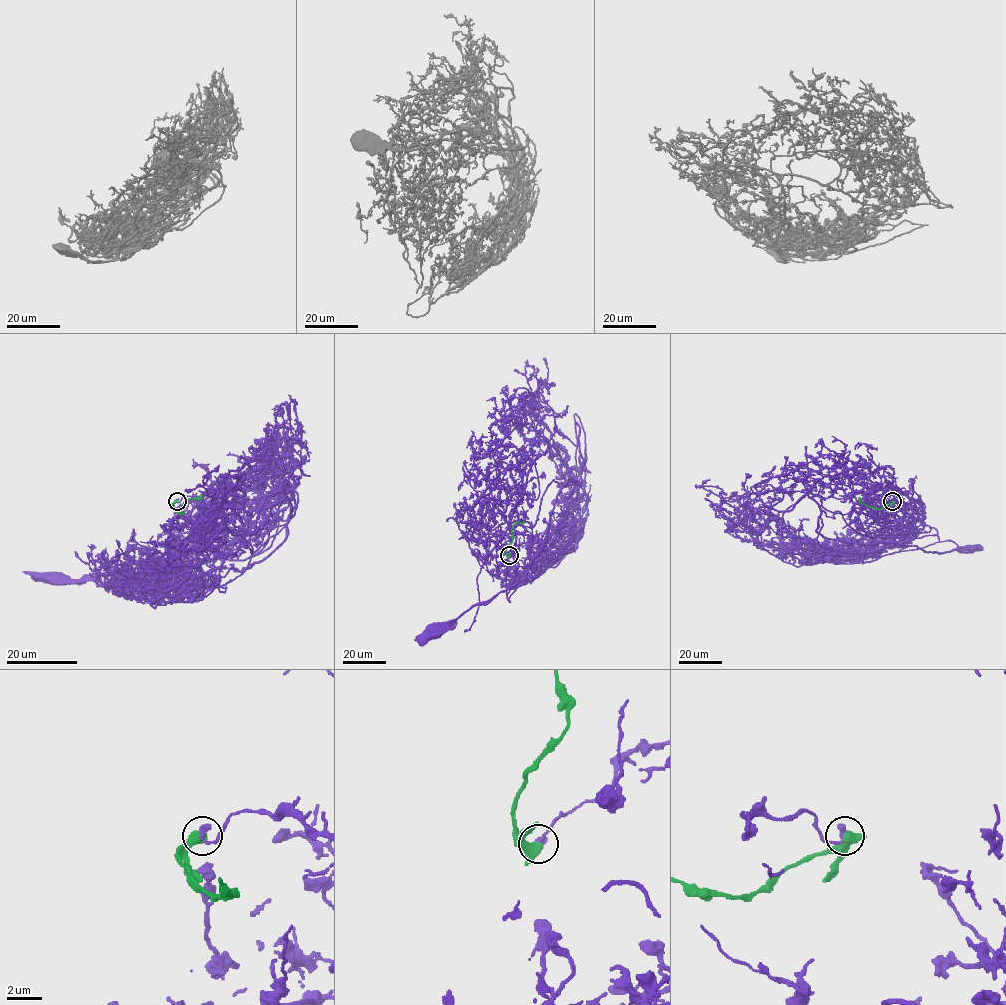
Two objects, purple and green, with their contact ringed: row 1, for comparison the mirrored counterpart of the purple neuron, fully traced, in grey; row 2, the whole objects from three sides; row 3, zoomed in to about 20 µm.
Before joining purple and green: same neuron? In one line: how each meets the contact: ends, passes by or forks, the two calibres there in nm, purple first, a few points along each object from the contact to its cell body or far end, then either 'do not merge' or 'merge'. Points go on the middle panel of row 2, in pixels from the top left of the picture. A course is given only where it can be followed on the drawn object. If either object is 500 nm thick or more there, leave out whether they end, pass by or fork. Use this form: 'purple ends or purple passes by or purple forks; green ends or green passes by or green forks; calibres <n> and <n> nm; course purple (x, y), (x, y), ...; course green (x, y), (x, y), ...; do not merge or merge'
purple ends; green passes by; calibres 360 and 440 nm; course purple (509, 554), (530, 540), (541, 542), (549, 551), (534, 577), (530, 564), (524, 579), (472, 605), (435, 632); course green (509, 555), (506, 550), (512, 540), (513, 525), (524, 521); do not merge

